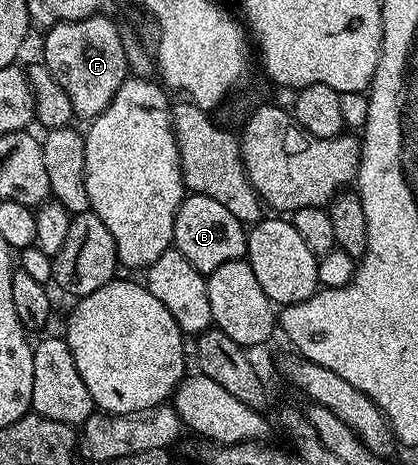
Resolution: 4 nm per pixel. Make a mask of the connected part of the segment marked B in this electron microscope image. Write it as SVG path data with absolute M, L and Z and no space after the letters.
M190 193L183 198L176 213L173 246L184 253L188 261L192 261L194 268L209 273L220 269L220 265L228 261L236 261L245 256L247 234L247 228L236 217L232 217L232 213L228 213L228 209L220 205L220 201Z

